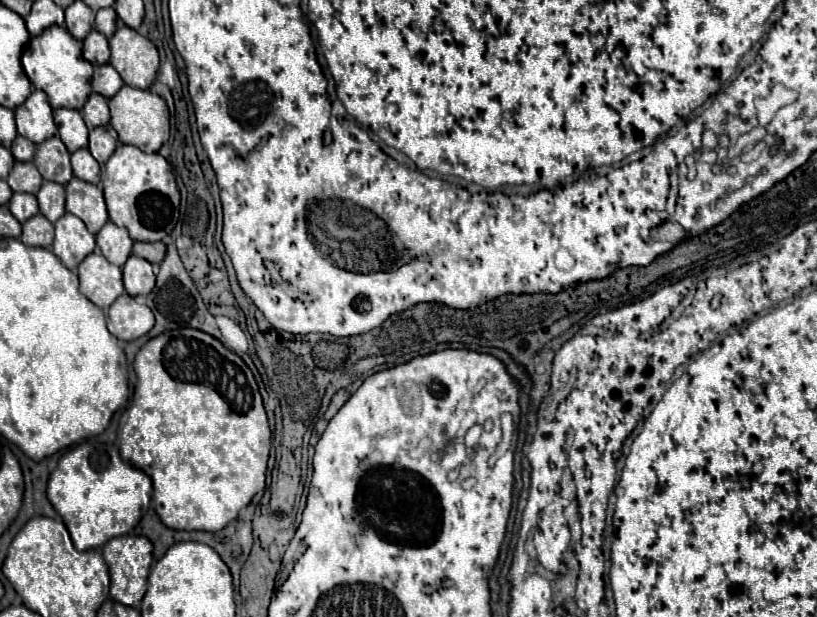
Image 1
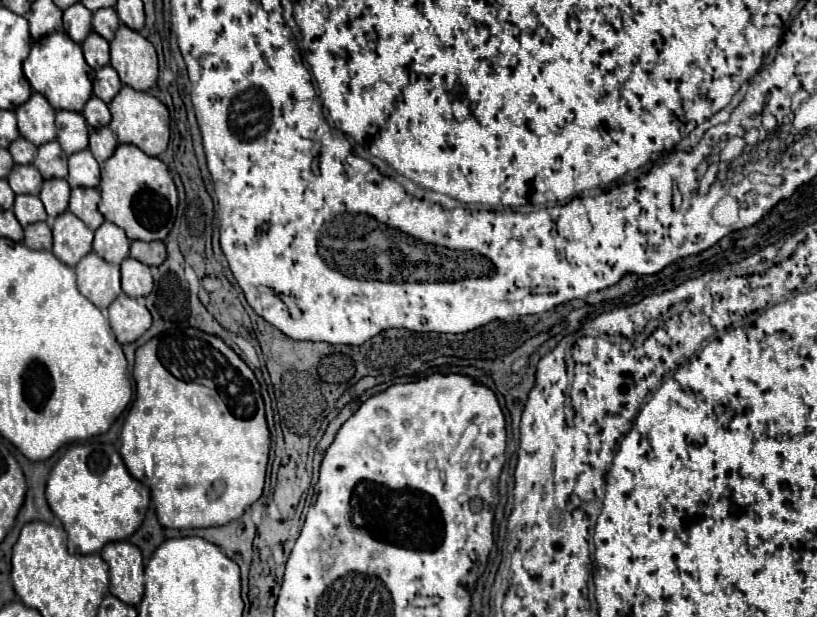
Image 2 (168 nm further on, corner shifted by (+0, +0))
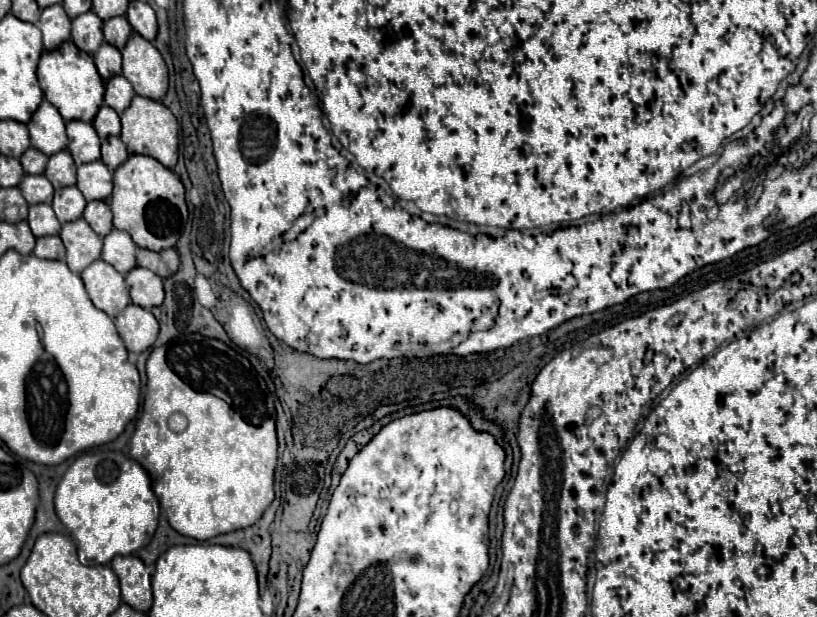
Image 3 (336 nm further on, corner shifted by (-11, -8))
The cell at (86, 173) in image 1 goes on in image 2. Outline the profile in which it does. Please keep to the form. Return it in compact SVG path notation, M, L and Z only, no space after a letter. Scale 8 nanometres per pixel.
M89 149L73 153L69 157L69 185L75 187L97 187L99 185L99 163Z

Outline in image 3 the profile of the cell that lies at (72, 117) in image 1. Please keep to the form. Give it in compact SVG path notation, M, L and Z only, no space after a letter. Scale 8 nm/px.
M80 121L66 123L66 133L70 139L68 151L72 153L76 165L100 159L100 139L90 123L80 123Z

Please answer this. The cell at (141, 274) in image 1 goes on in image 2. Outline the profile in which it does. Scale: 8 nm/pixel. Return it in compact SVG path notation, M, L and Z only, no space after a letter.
M127 257L121 263L121 287L133 299L147 297L153 289L153 277L149 267L133 257Z

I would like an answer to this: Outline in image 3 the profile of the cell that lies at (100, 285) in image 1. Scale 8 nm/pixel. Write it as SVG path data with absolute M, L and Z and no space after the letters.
M98 259L80 273L90 301L110 317L116 317L128 303L130 293L124 277L106 261Z

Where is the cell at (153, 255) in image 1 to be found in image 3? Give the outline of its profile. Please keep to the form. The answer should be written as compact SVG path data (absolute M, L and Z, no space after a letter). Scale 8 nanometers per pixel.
M140 249L138 257L136 257L136 263L140 267L146 267L146 269L154 271L160 277L168 277L168 275L178 271L180 259L178 259L176 249L164 249L164 251L158 251L158 253L148 251L148 249Z

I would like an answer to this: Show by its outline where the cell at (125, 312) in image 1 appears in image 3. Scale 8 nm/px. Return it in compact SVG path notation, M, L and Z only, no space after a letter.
M130 303L116 319L116 329L128 351L142 353L146 351L158 337L158 321L152 311Z

